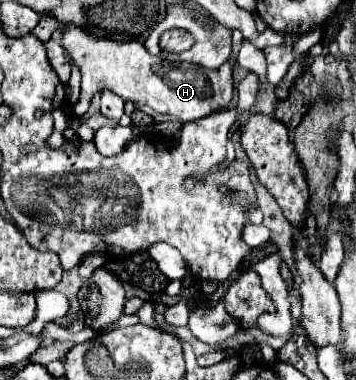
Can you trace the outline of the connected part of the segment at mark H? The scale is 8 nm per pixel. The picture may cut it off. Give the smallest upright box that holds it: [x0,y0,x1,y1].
[60,24,238,122]

